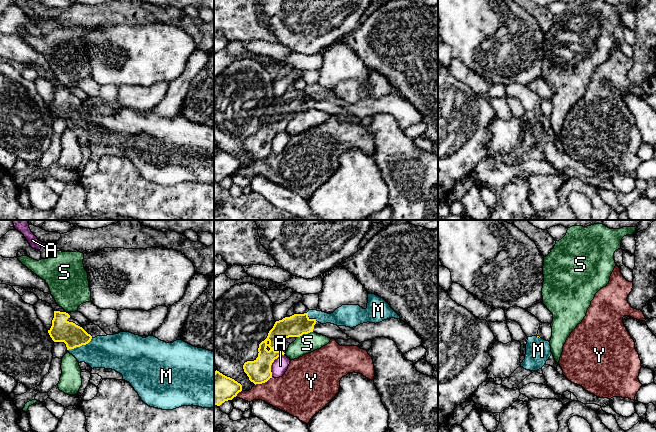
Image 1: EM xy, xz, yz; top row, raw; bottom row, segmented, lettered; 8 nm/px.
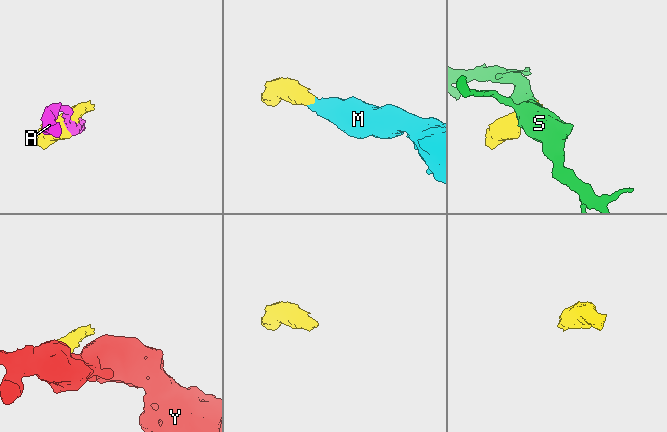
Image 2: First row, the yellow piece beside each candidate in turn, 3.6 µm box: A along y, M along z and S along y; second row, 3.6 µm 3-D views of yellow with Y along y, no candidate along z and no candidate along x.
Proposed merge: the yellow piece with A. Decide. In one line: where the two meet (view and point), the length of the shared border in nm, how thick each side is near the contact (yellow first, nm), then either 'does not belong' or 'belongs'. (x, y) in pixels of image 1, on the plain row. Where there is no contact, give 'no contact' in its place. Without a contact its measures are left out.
xz (272, 138) | 220 nm | 190/130 nm | does not belong

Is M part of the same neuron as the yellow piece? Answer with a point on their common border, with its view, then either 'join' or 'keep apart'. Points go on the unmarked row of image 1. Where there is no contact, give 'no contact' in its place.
contact xy (80, 121); join

